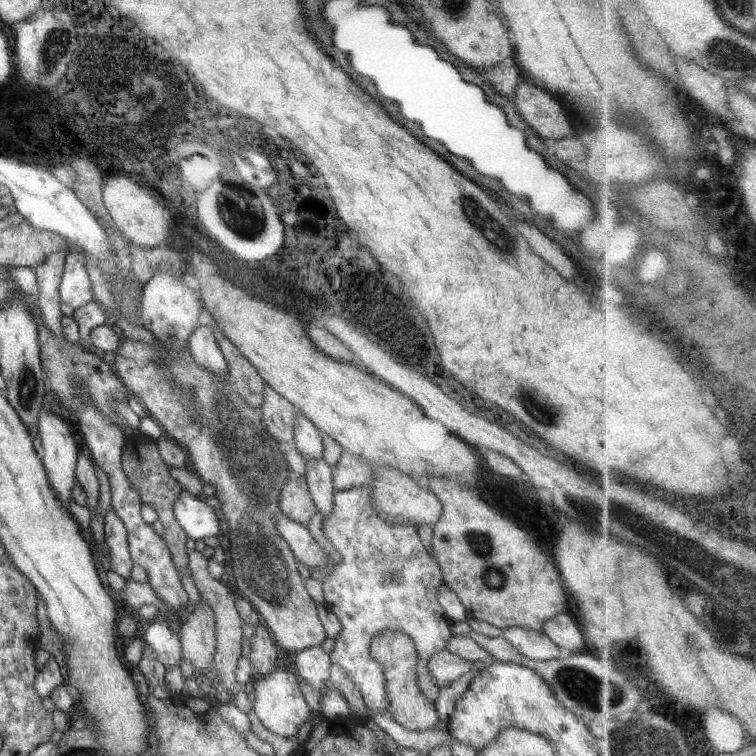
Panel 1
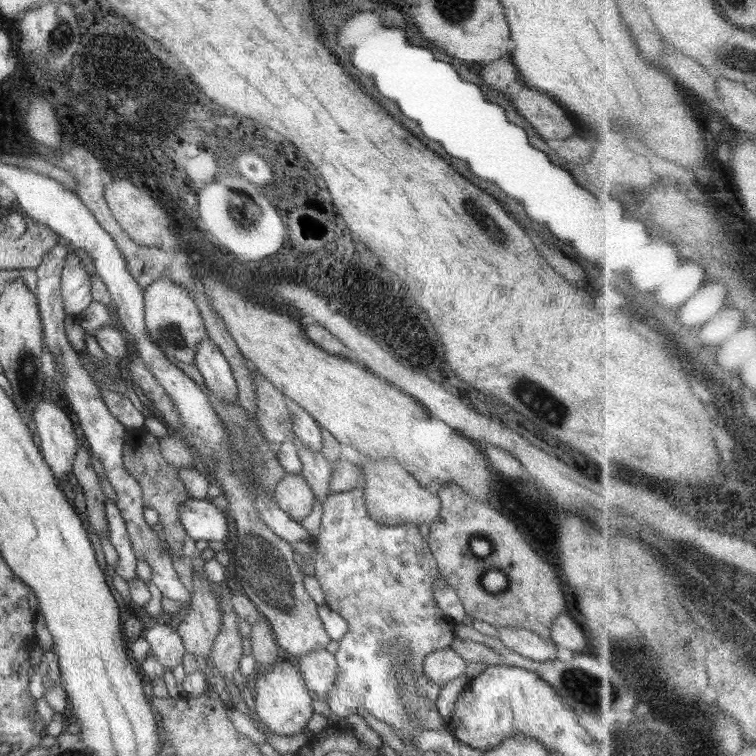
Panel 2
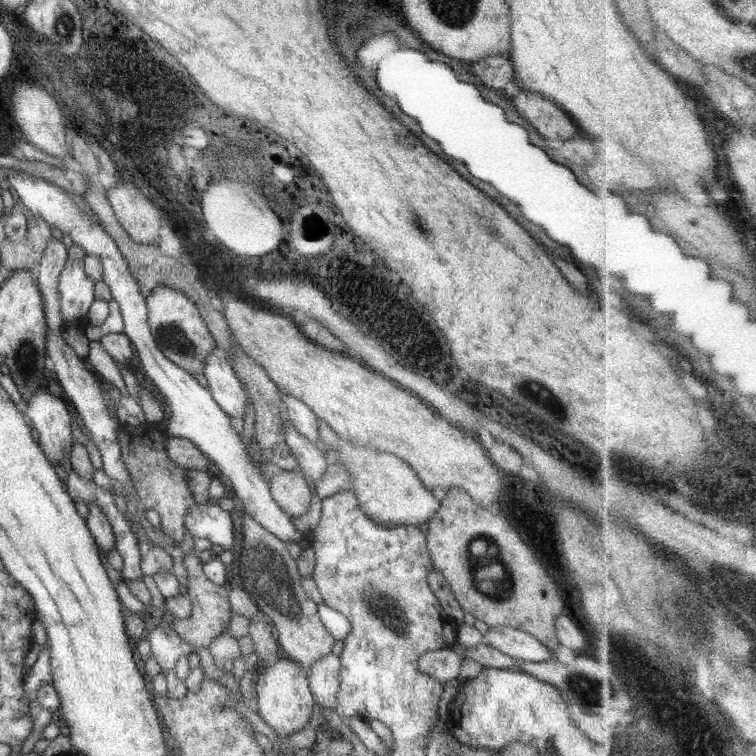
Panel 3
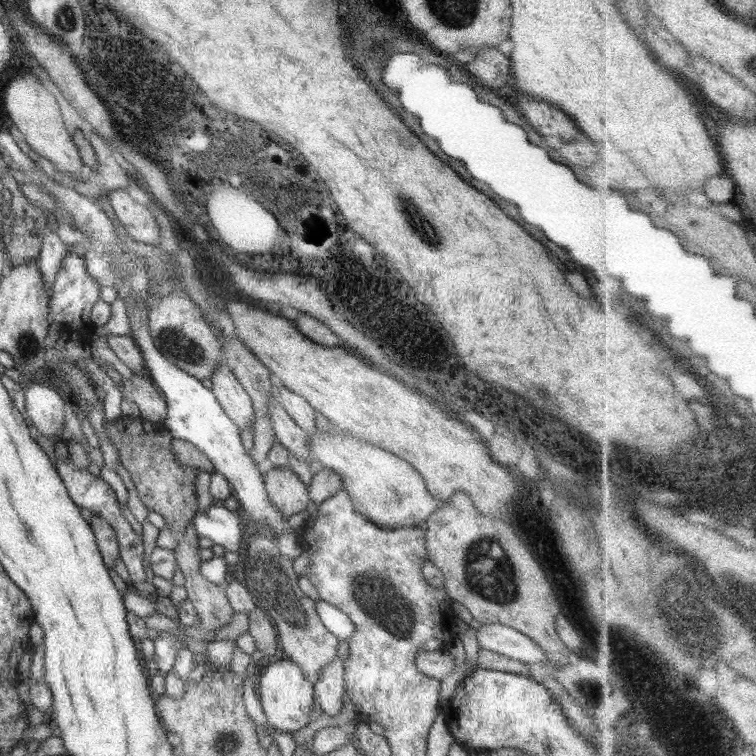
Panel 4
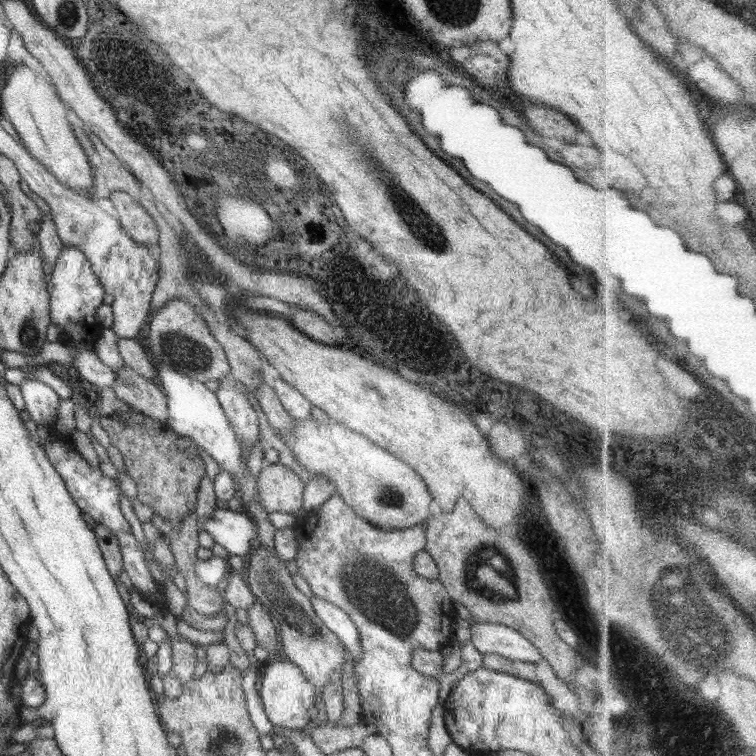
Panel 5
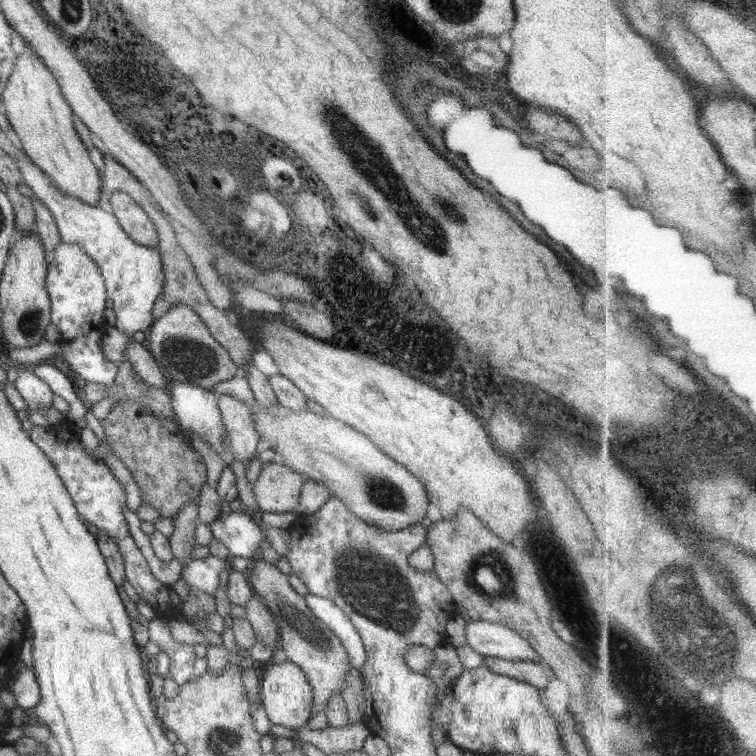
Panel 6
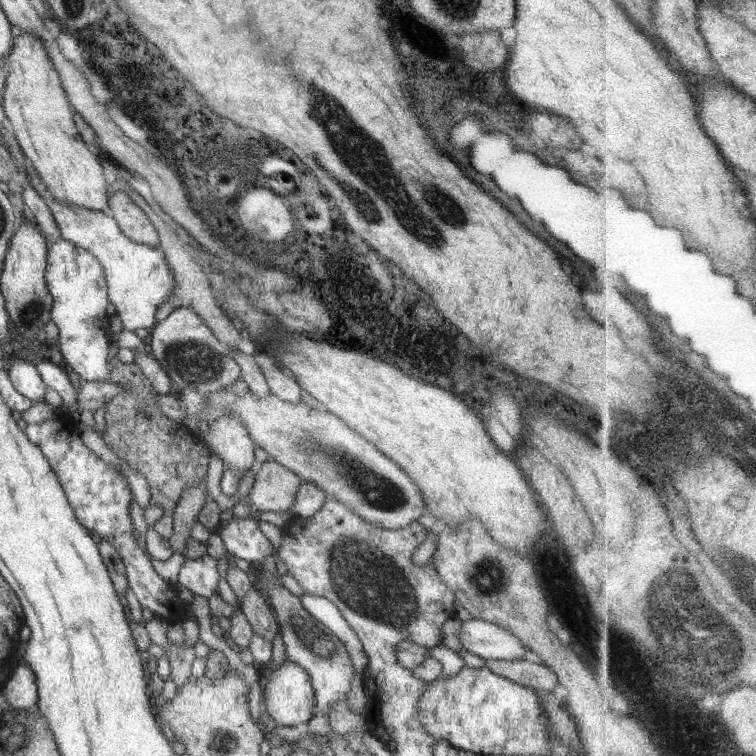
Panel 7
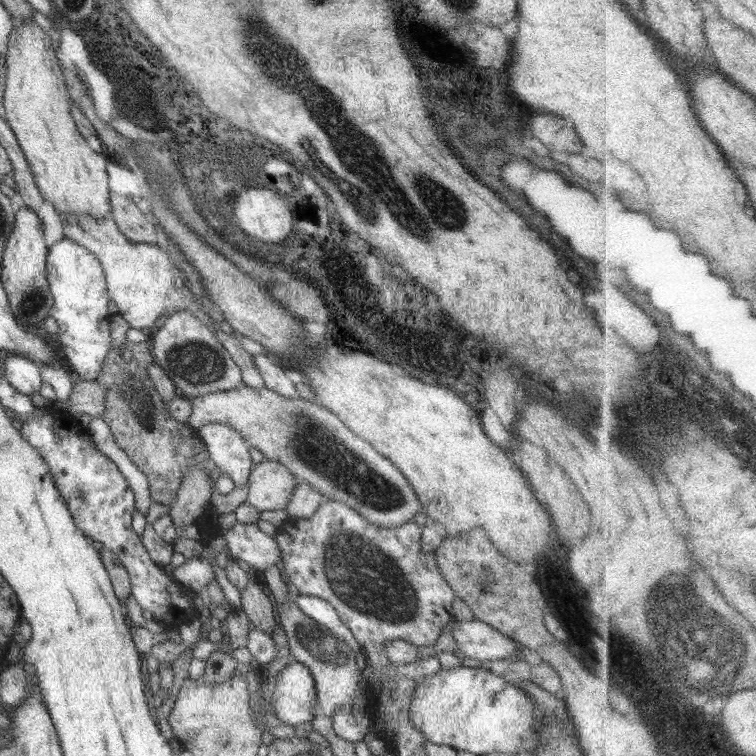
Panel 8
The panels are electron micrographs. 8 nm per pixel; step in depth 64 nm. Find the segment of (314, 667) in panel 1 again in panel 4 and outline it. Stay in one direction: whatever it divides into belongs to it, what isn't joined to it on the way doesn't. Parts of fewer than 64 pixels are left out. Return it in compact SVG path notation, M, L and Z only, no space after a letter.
M344 658L332 660L322 668L318 680L314 682L314 698L320 704L324 715L335 717L343 708L344 698Z

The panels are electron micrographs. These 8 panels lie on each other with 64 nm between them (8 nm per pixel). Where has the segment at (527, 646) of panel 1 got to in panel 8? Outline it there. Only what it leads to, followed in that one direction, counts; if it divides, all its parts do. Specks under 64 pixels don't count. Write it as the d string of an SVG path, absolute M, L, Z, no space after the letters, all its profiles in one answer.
M476 618L470 621L457 621L447 626L446 631L451 634L453 642L464 657L474 660L502 660L517 658L521 652L520 644L506 637L494 626L486 624Z

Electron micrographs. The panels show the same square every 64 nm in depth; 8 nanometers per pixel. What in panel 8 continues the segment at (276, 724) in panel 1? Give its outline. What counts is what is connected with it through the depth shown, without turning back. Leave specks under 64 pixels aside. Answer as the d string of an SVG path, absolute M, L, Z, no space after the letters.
M296 660L277 674L276 686L268 698L274 719L290 726L307 727L318 711L314 677Z

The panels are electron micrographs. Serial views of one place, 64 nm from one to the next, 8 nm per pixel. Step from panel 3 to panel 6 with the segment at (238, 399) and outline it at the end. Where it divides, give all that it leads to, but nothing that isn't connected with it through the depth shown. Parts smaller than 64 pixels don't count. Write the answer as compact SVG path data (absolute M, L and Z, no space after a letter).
M218 395L218 409L222 413L224 432L228 436L231 459L234 463L249 464L261 447L260 436L254 428L252 413L244 403L229 395Z

